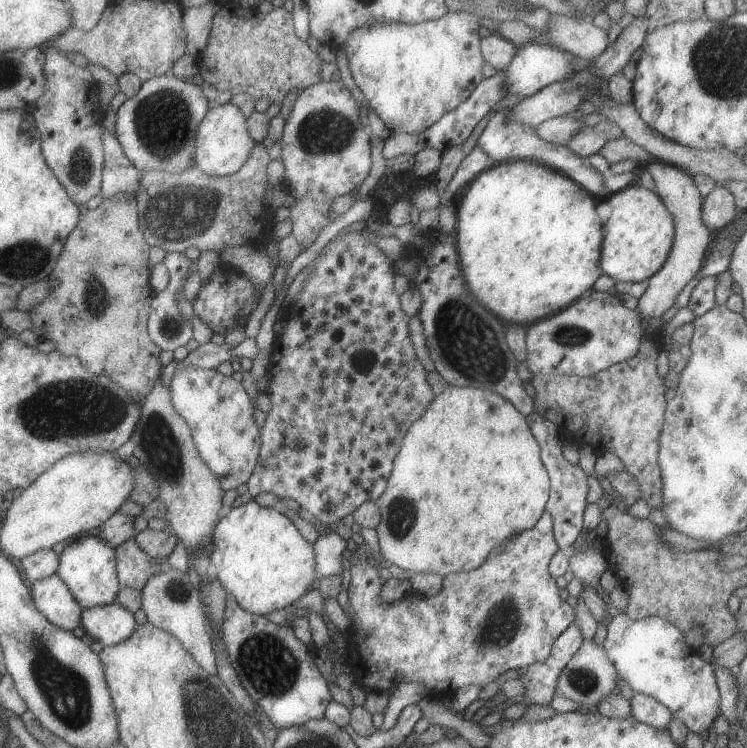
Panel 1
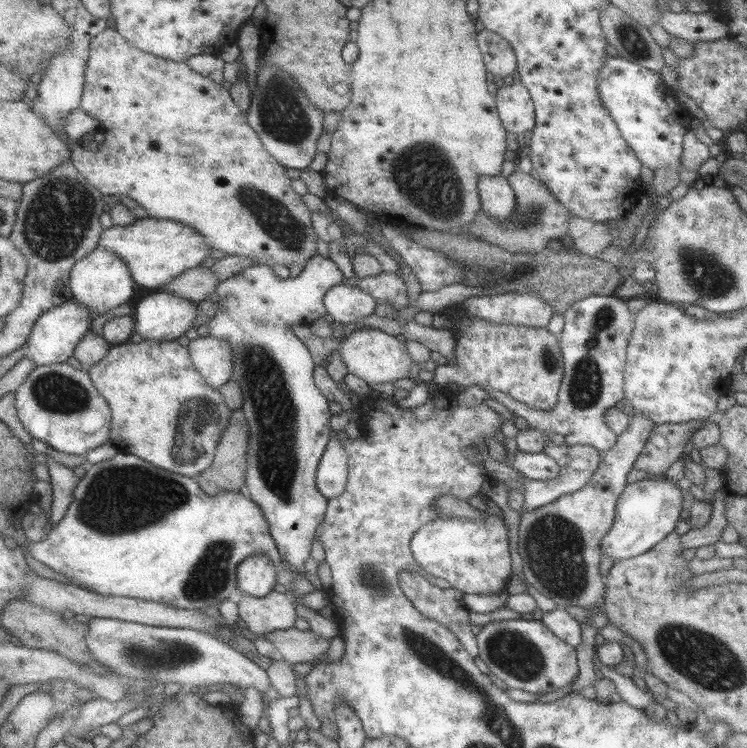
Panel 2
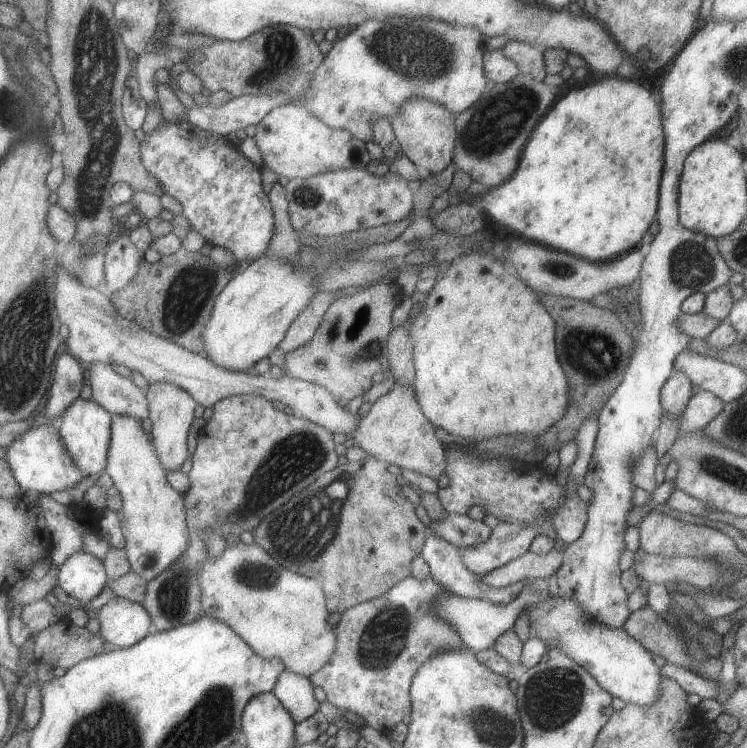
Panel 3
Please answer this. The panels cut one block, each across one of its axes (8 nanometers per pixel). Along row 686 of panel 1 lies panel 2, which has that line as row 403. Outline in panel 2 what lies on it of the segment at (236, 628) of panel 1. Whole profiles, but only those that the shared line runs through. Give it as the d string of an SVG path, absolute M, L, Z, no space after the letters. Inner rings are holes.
M320 255L312 256L298 276L286 279L276 277L272 267L256 264L219 283L215 290L220 296L217 301L219 312L206 324L210 336L228 341L235 358L232 379L241 384L242 410L250 429L245 482L250 498L262 509L283 562L302 573L305 572L306 560L311 557L316 529L324 521L329 501L318 492L316 473L331 435L330 418L333 414L326 396L320 394L316 386L313 375L316 364L311 352L289 328L293 324L311 324L316 318L324 317L327 313L324 295L344 277L345 274L330 258Z

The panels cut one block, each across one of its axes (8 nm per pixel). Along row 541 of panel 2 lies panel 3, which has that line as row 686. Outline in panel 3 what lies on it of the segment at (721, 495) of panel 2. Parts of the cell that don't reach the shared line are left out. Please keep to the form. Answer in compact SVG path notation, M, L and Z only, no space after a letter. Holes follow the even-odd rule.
M666 663L658 670L664 678L670 678L670 680L677 682L686 694L696 694L702 699L716 699L718 692L720 692L717 681L706 680L700 675L694 674L691 670L682 668L682 666Z

